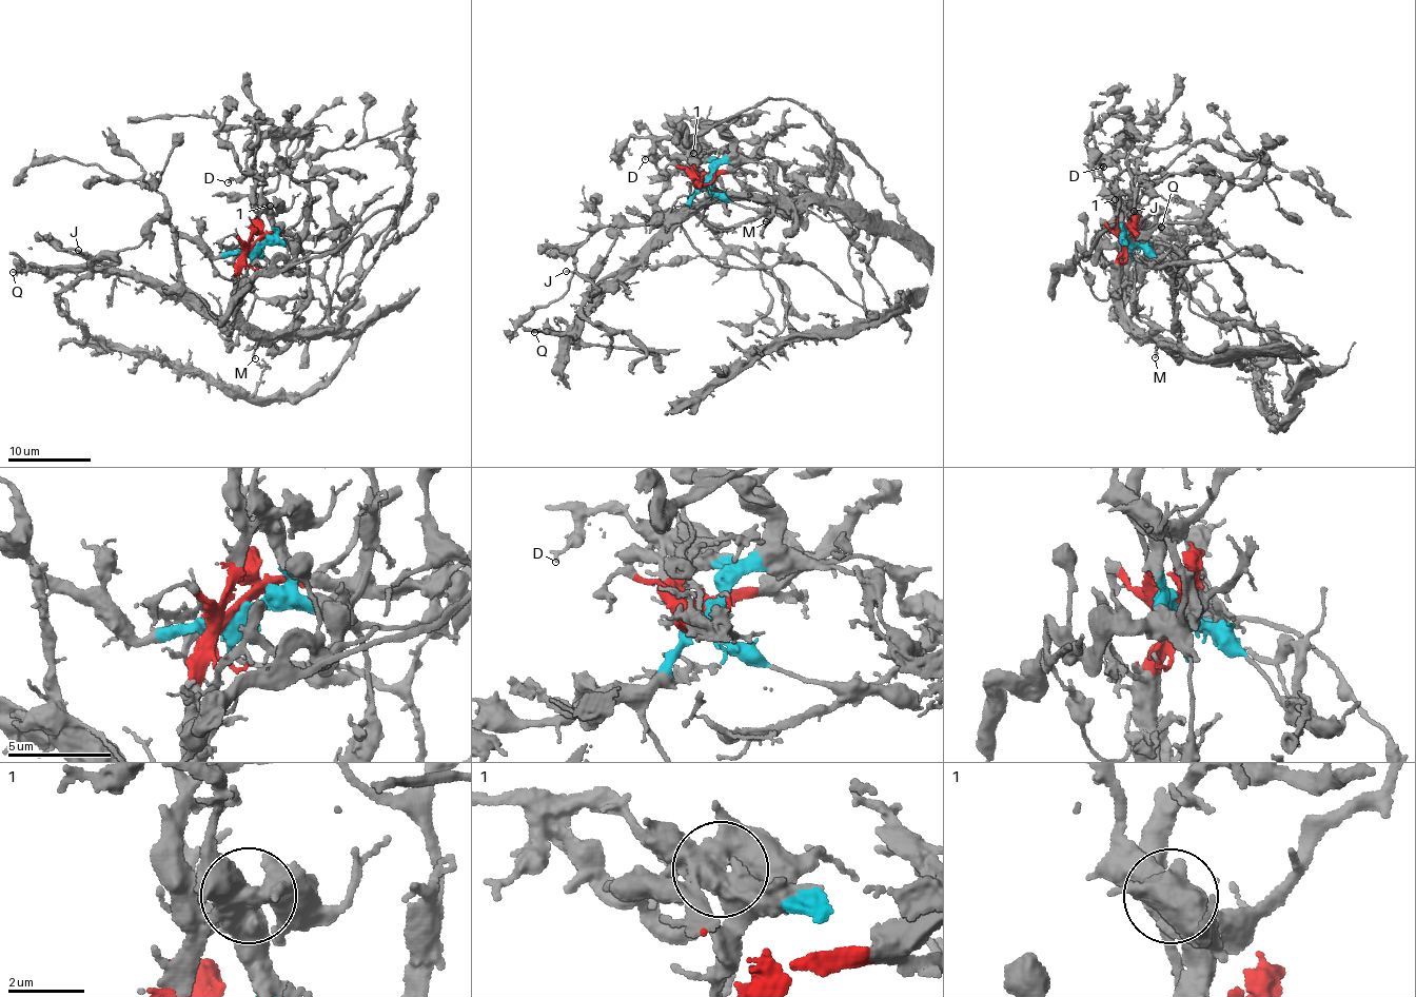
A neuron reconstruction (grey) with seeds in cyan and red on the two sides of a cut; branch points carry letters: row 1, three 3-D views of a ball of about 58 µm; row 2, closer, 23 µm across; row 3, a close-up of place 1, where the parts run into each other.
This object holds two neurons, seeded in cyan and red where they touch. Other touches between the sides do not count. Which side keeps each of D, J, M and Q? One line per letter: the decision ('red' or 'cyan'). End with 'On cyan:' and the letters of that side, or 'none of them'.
D: cyan
J: cyan
M: red
Q: red
On cyan: D, J

